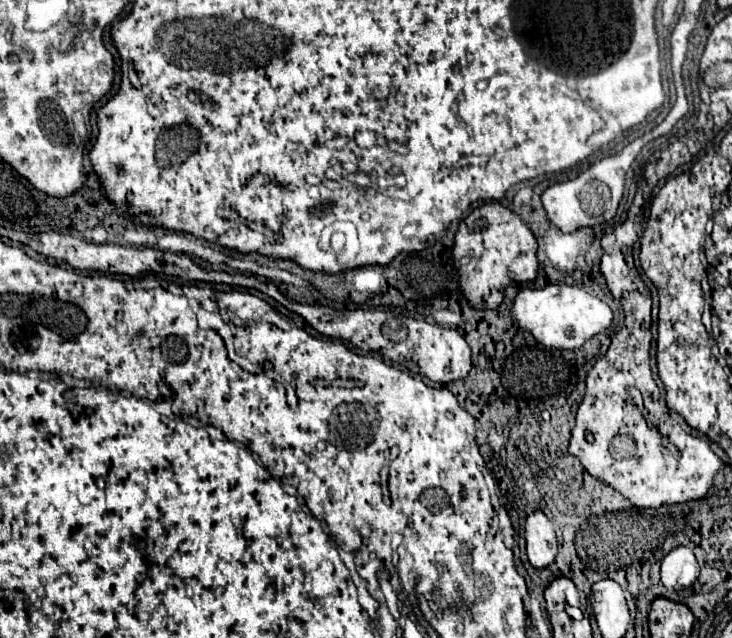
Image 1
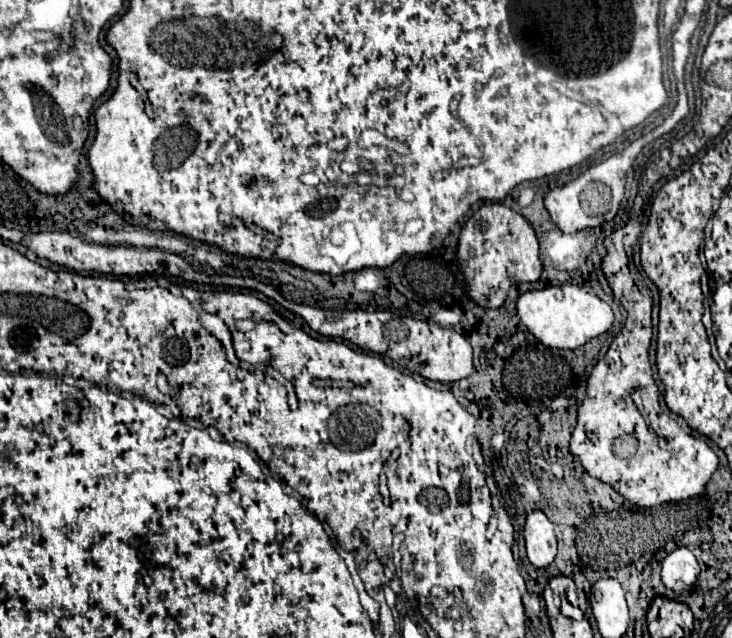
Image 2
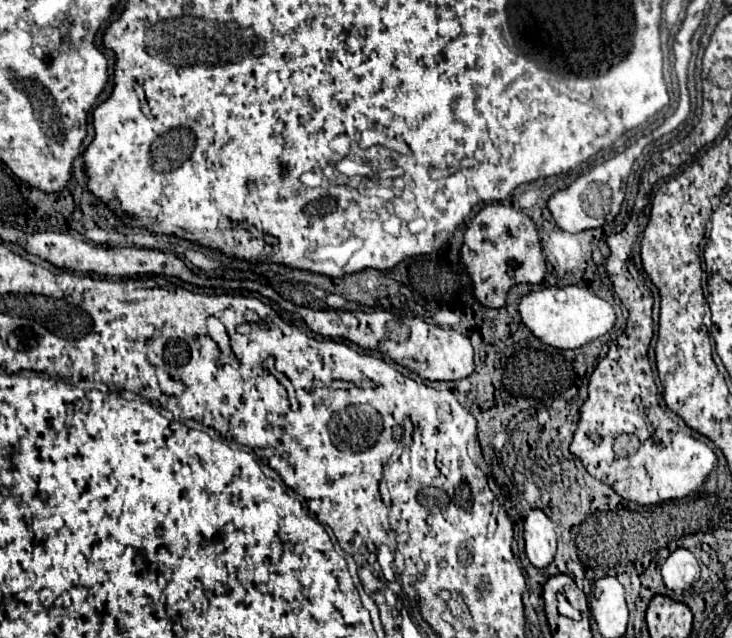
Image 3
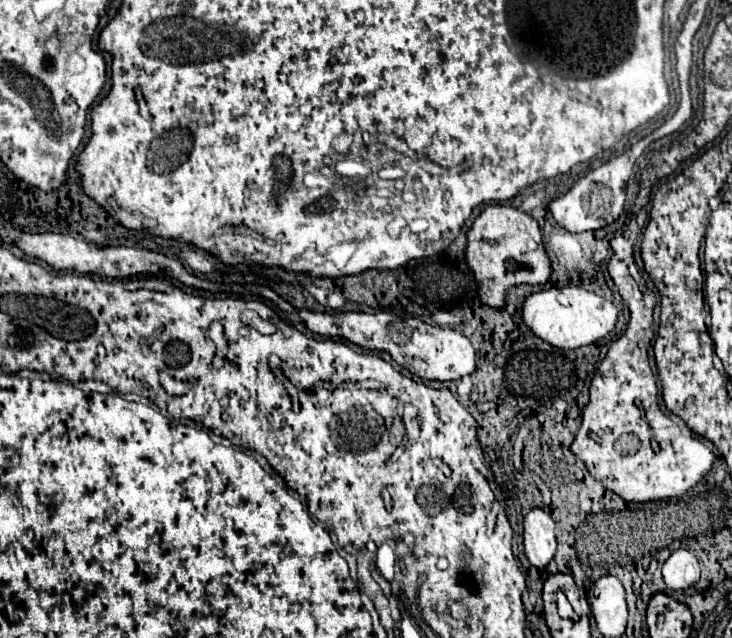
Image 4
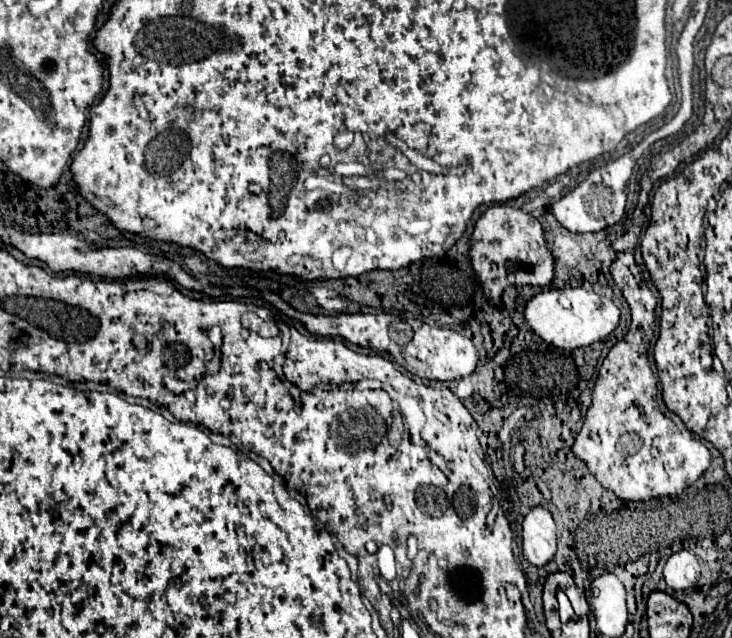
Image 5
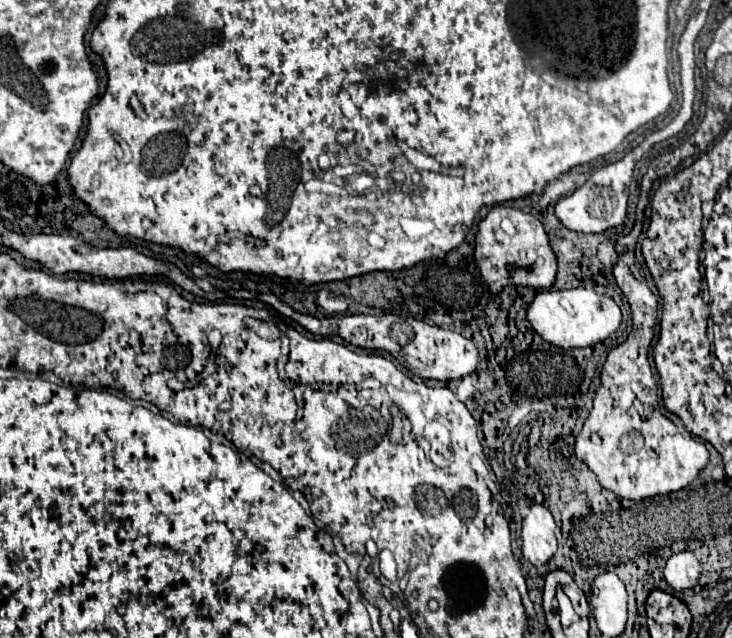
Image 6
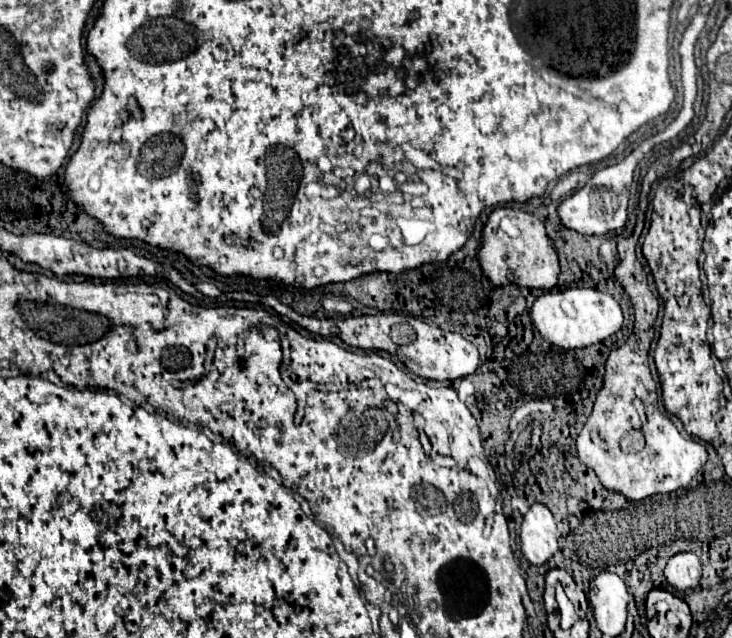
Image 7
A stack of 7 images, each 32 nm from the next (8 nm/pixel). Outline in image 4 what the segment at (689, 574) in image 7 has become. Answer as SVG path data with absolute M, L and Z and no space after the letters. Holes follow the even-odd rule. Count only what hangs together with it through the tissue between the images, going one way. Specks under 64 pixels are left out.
M676 550L662 566L664 582L670 590L686 590L700 578L700 564L690 550Z

